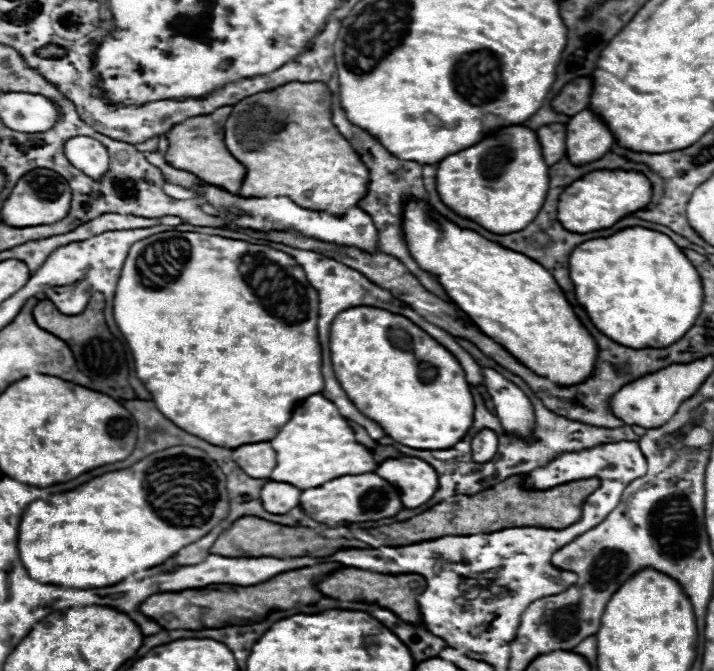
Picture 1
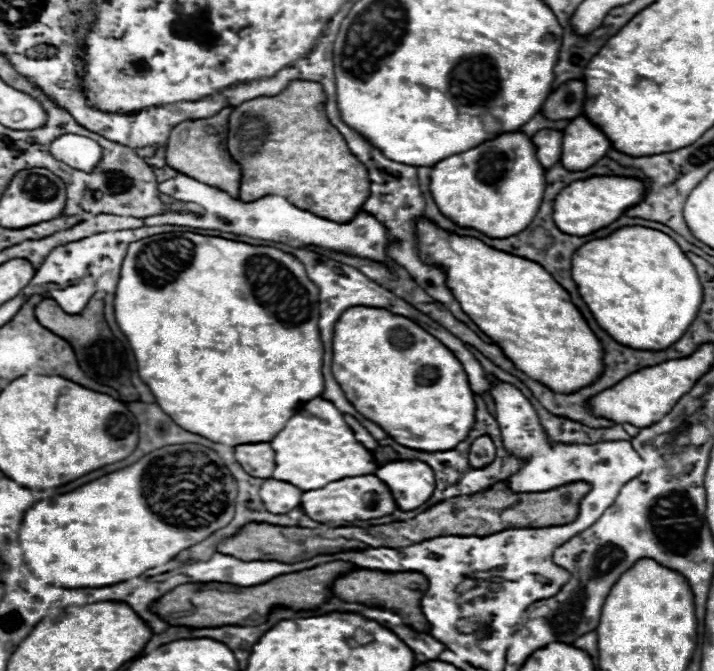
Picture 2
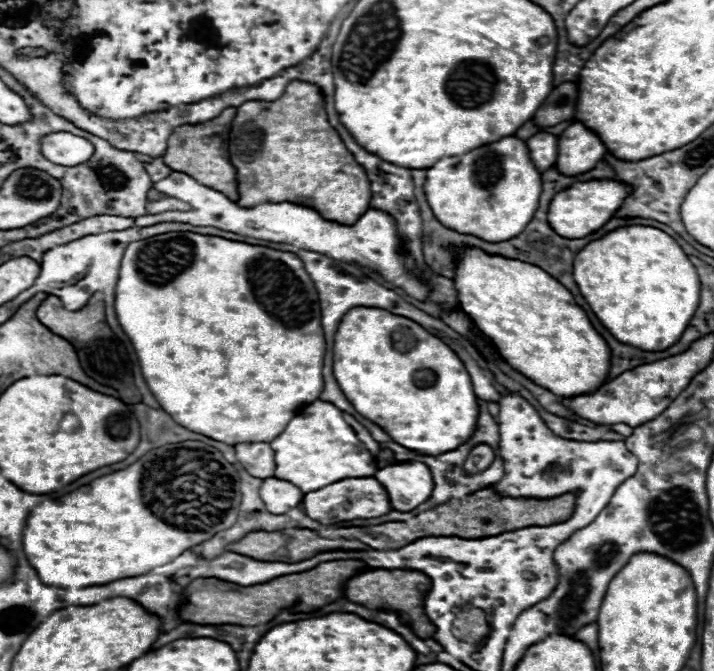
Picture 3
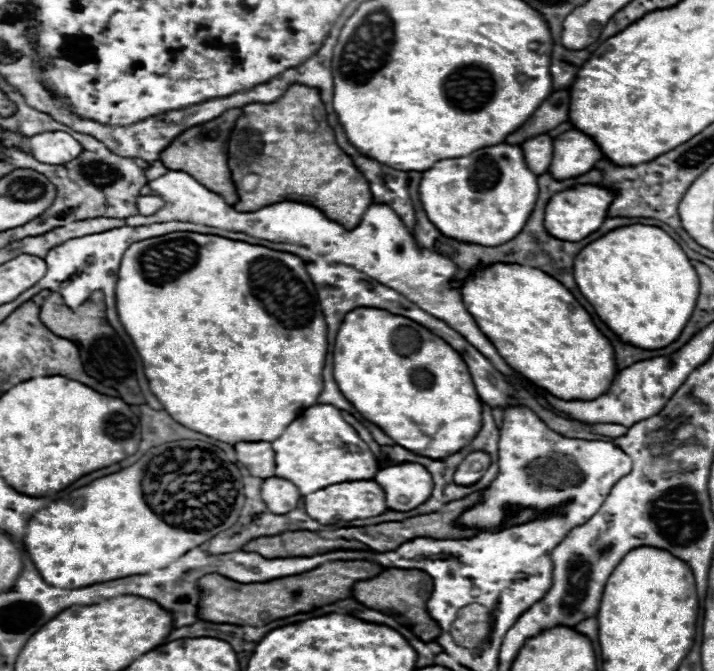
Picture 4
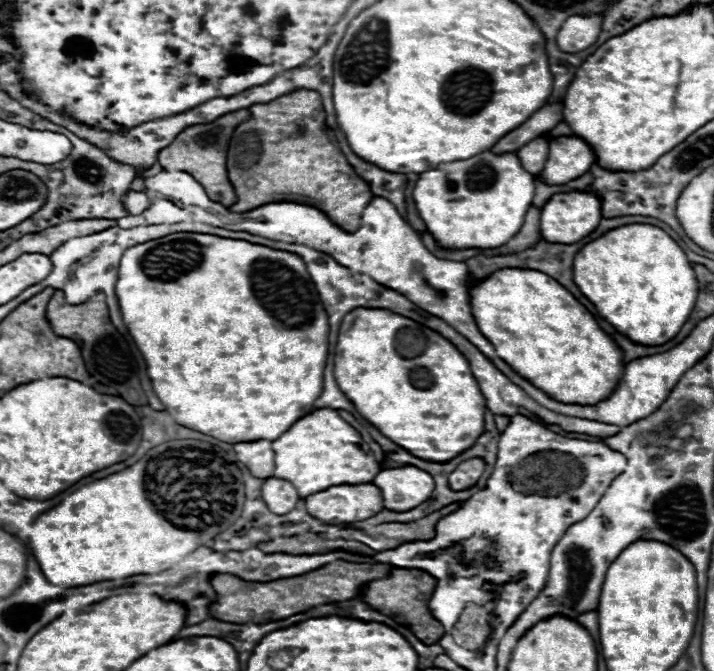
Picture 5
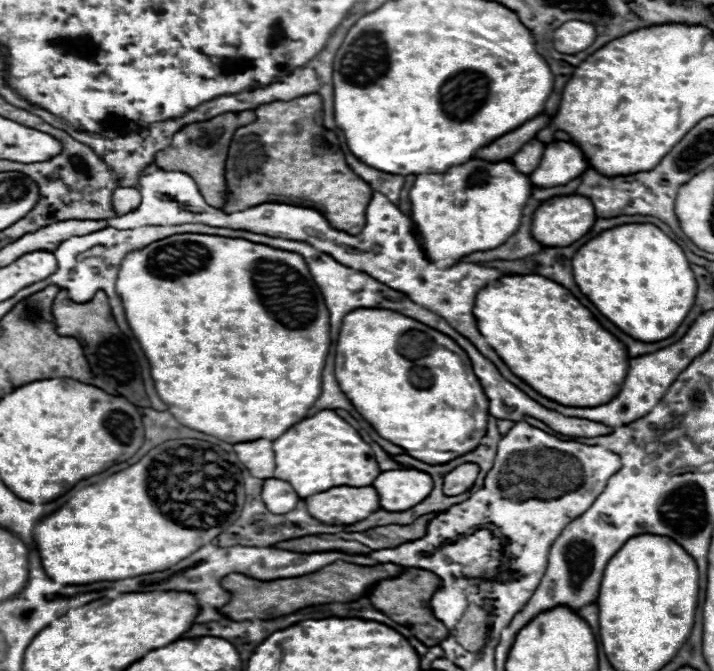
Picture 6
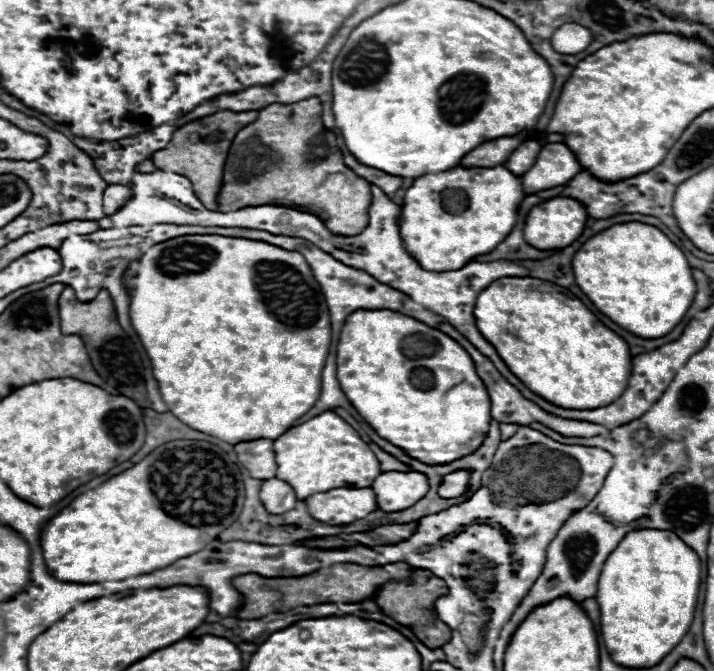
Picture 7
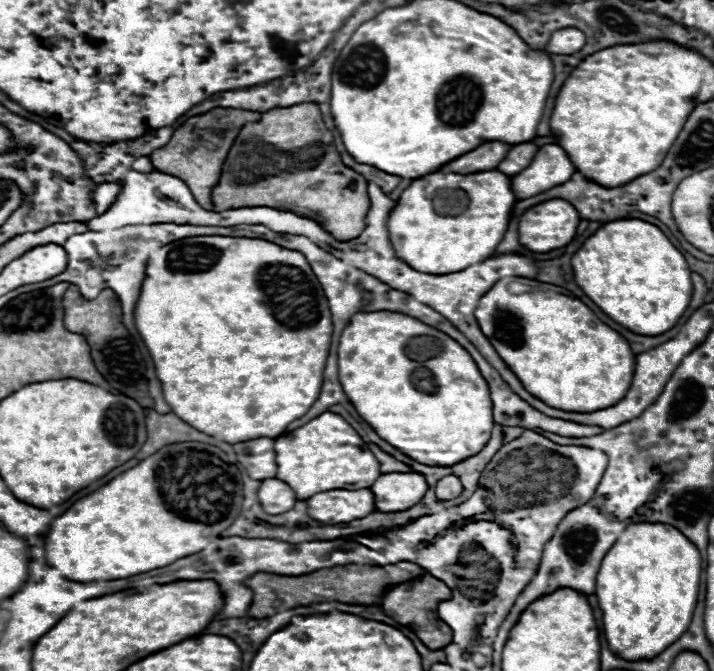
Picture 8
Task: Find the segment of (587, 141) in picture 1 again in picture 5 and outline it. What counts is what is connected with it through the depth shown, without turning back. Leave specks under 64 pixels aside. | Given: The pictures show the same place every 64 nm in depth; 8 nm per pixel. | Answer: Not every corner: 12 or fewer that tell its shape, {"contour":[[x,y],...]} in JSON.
{"contour":[[576,136],[552,138],[536,178],[566,184],[586,174],[596,156]]}

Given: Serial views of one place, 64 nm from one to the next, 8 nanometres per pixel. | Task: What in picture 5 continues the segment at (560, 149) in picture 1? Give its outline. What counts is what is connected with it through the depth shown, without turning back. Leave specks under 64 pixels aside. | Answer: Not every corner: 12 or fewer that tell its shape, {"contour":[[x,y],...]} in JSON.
{"contour":[[540,136],[518,150],[526,172],[538,174],[548,158],[548,140]]}

